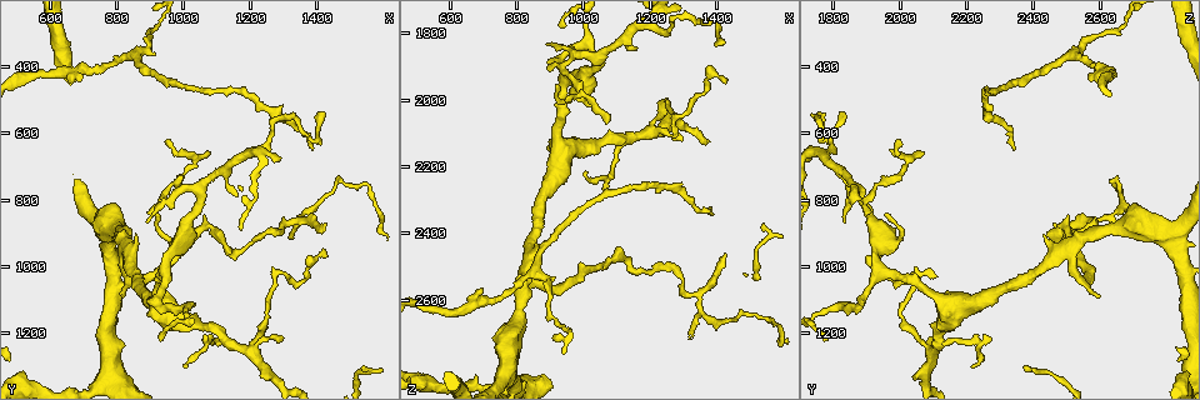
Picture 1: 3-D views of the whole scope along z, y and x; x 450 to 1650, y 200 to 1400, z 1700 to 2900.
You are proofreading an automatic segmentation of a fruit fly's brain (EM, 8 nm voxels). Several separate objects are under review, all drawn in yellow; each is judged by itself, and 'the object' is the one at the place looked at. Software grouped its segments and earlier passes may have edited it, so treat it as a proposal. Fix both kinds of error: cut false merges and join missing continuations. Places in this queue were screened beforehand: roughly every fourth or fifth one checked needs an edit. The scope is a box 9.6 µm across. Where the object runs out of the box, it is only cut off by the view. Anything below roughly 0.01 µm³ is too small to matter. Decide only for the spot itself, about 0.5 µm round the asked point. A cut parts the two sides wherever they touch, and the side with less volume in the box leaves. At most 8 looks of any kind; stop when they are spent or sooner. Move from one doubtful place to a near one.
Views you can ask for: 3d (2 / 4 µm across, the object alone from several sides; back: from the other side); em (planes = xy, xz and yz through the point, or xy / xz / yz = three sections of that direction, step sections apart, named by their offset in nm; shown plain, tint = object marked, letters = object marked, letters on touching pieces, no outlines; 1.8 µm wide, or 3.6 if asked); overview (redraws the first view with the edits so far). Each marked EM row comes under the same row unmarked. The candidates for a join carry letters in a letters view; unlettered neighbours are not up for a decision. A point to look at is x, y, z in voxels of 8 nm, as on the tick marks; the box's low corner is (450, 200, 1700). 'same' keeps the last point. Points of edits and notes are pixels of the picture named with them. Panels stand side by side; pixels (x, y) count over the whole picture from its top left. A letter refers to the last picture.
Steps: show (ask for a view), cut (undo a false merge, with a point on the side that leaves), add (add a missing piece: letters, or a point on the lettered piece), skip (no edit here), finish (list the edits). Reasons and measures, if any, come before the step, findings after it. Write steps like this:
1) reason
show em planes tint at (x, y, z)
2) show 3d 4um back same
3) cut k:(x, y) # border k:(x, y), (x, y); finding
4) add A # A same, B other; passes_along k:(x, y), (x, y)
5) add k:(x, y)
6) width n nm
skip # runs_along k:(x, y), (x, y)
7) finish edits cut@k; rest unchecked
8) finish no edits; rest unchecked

sudden change in width
show em yz step 16 tint at (1100, 1220, 2170)

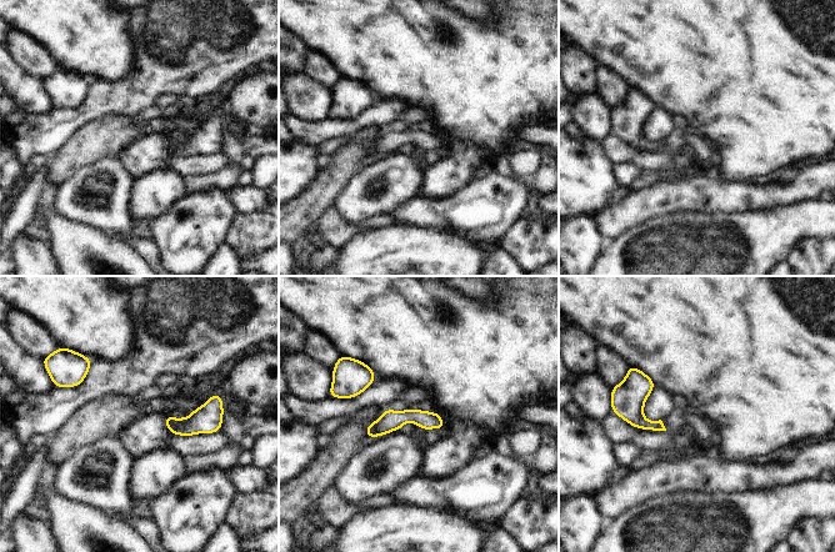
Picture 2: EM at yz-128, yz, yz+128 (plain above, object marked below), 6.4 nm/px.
what lies round it
show em yz step 16 letters same

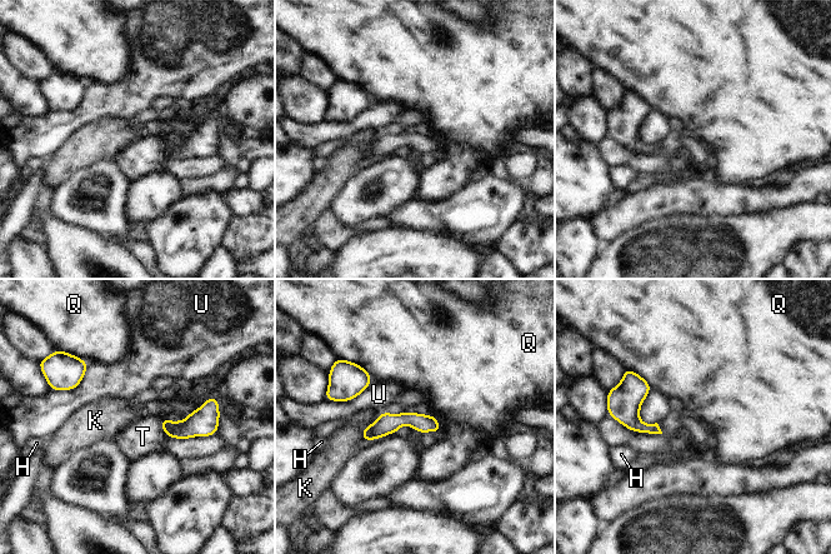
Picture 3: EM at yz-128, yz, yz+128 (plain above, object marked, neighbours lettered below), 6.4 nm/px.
width 120 nm
skip # H other, K other, Q other, T other, U other; continuous, no second cell

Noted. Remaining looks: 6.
sharp bend
show em 3.6um xz step 16 letters at (1150, 960, 2510)

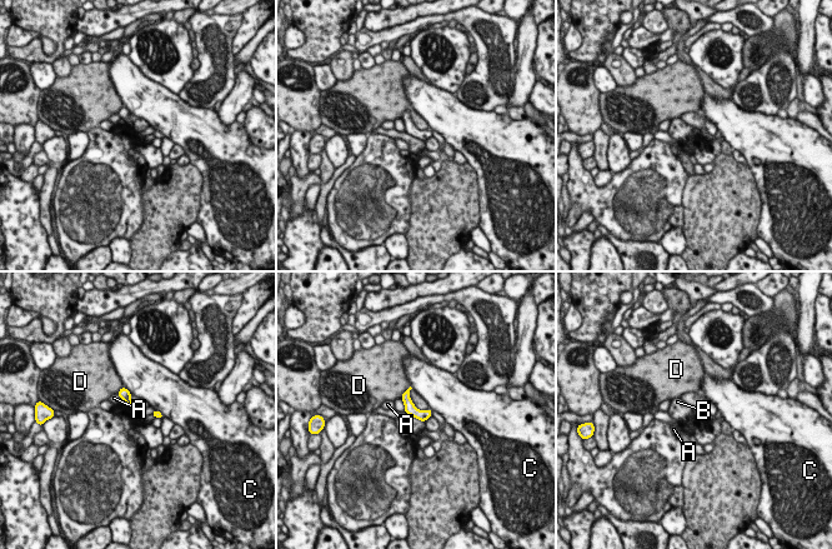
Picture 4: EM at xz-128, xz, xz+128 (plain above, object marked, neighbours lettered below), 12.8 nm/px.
another direction
show em 3.6um planes letters same

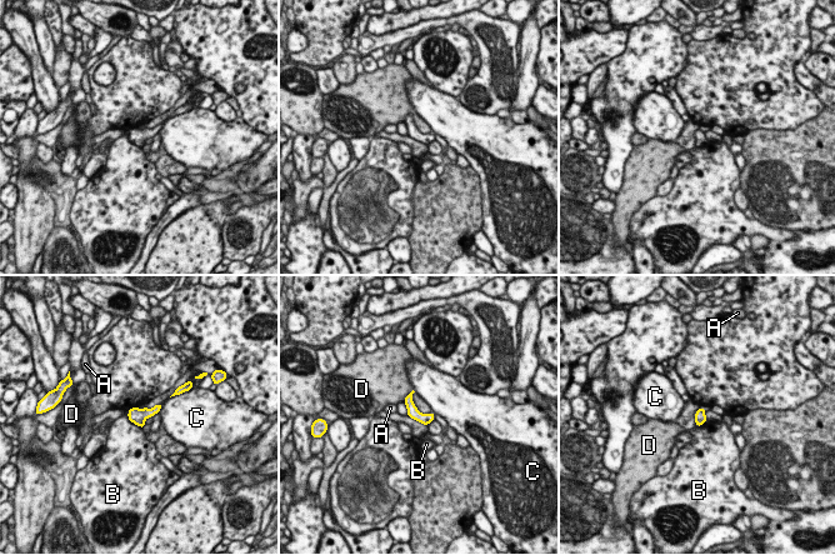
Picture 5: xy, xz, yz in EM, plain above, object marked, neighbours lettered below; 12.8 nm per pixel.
longest_contact B 280 nm
skip # A other, B other, C other, D other; one cell here

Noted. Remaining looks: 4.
thin neck
show em 3.6um yz step 16 tint at (1340, 860, 2580)

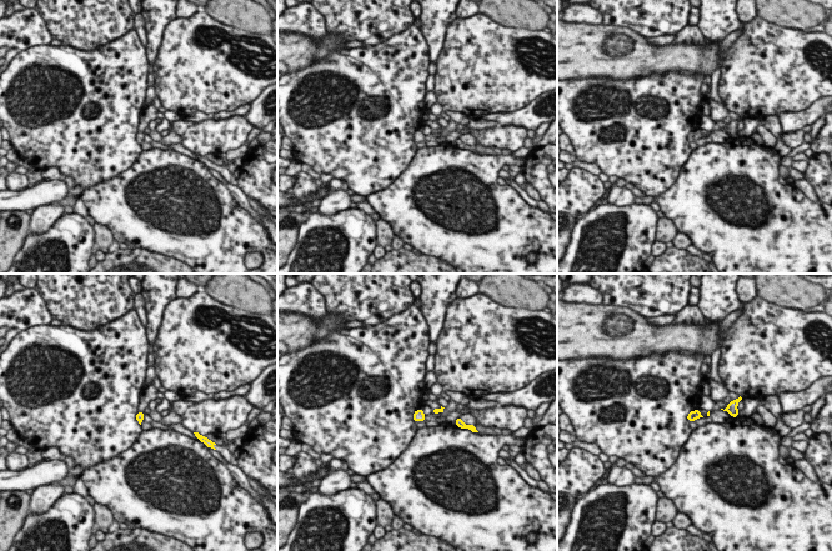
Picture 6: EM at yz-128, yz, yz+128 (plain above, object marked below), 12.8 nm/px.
another direction
show em 3.6um planes letters same

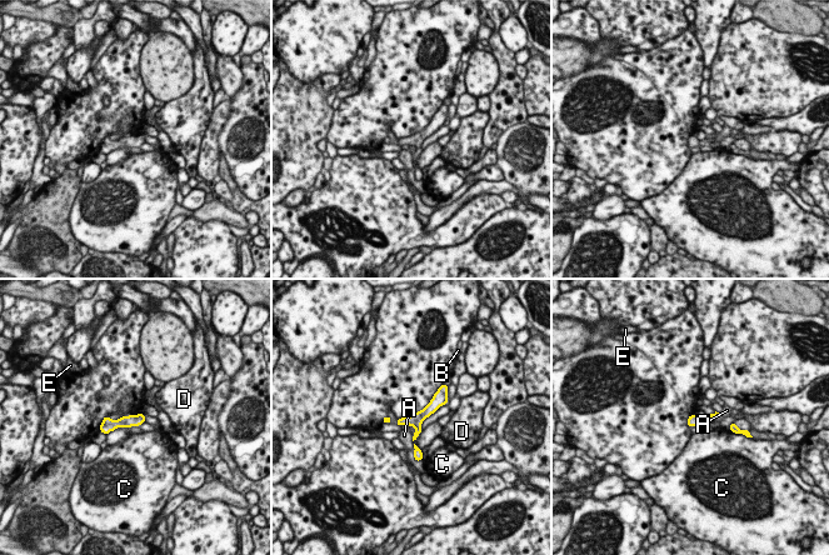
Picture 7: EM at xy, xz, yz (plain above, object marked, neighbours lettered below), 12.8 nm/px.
width 140 nm
skip # A other, B other, C other, D other, E other; border 7:(719, 413), (708, 419); all the same cell

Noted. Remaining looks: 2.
finish no edits; rest unchecked

